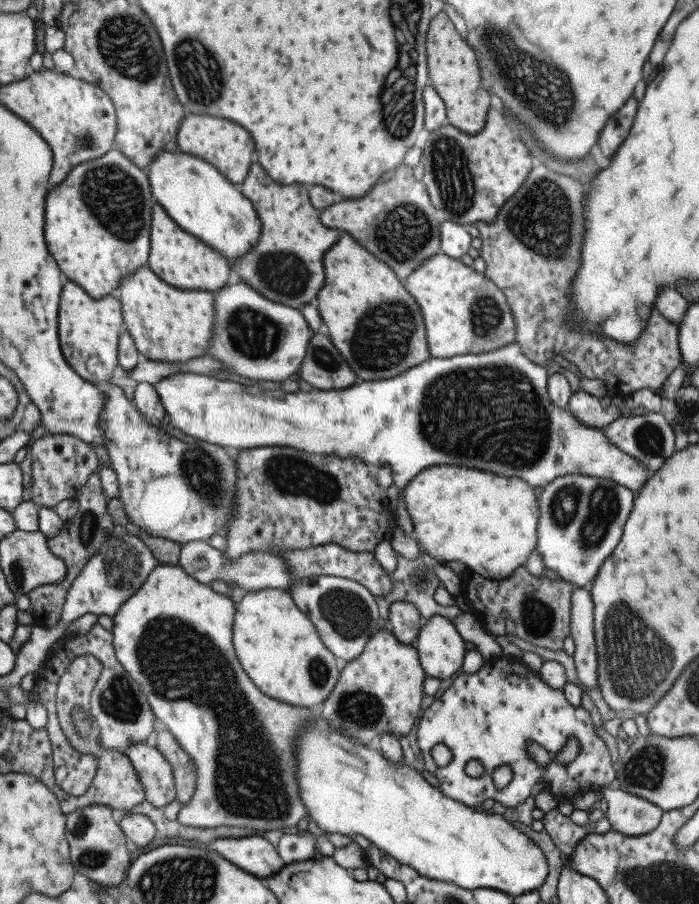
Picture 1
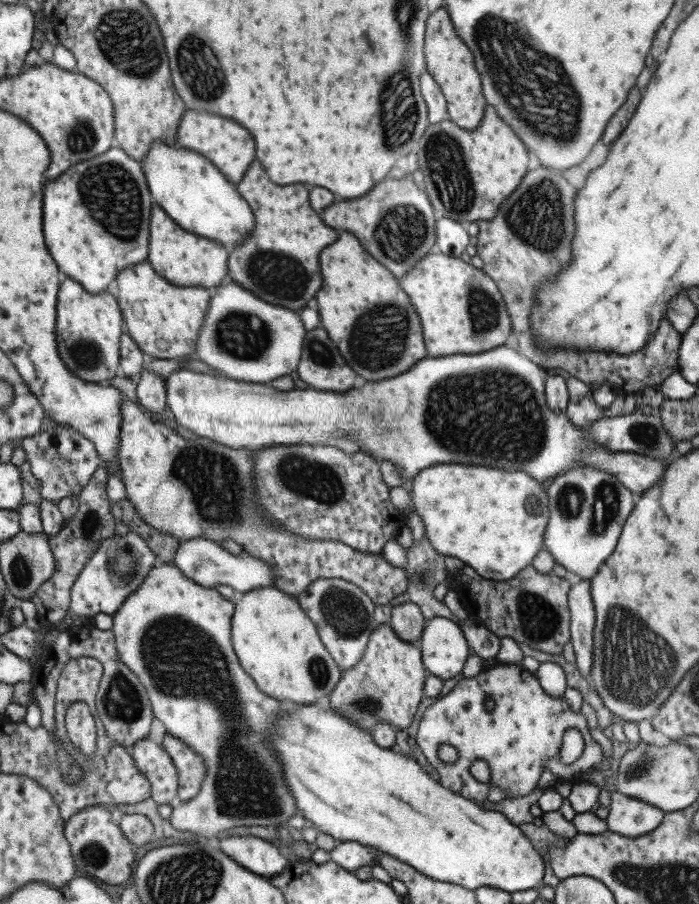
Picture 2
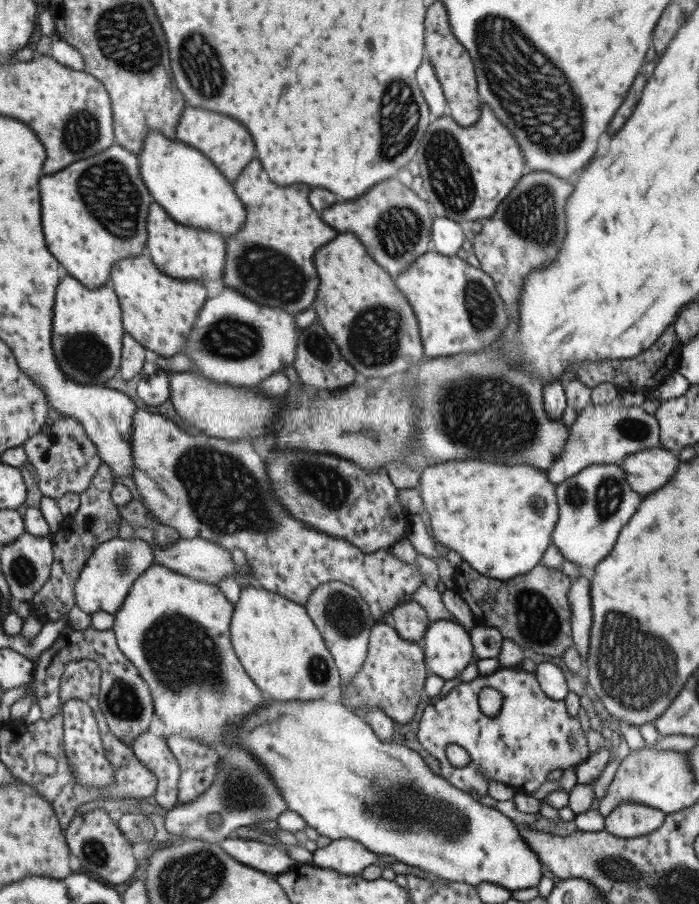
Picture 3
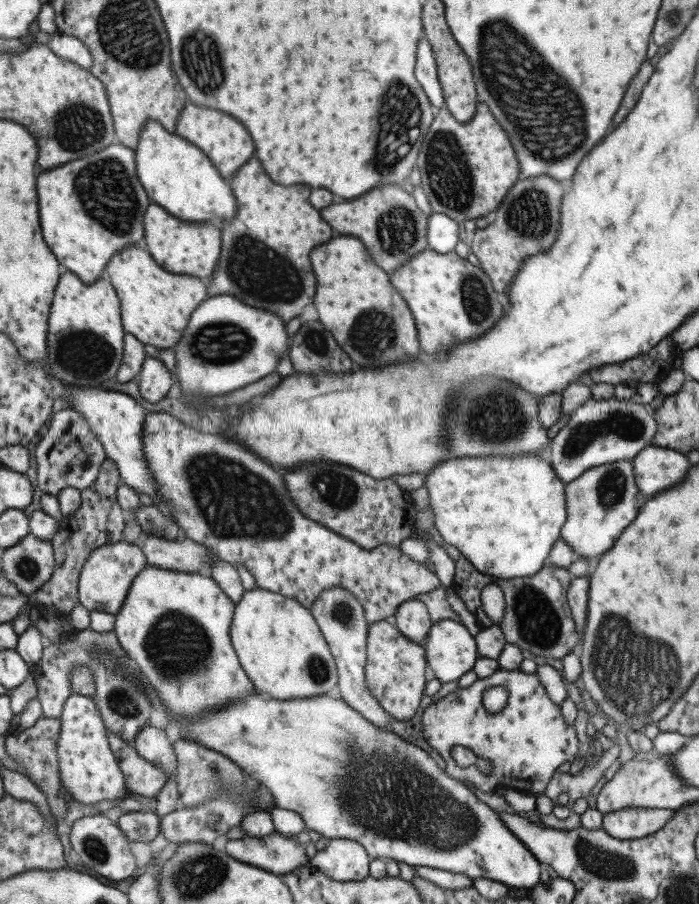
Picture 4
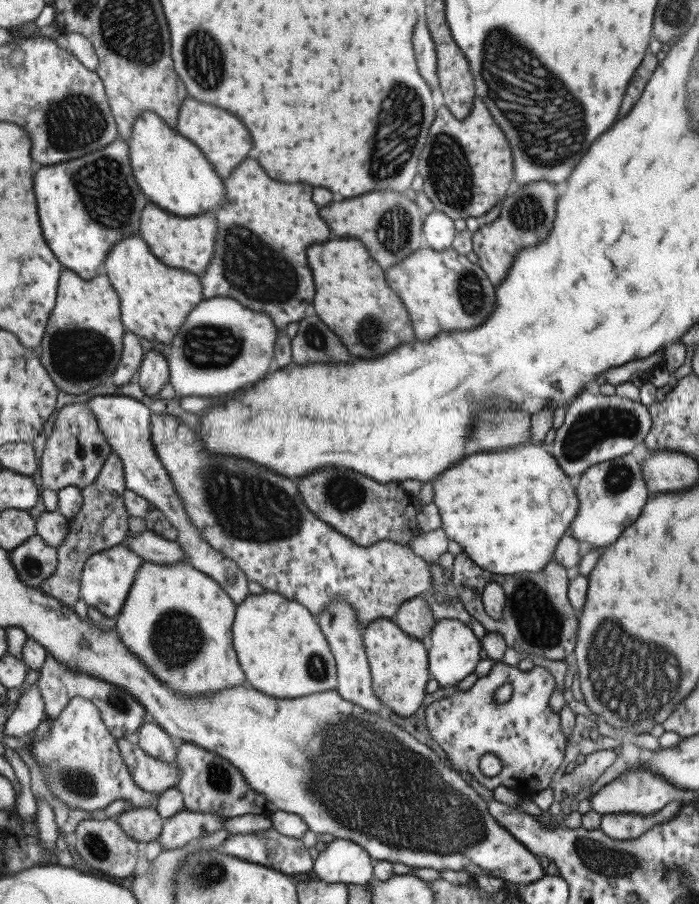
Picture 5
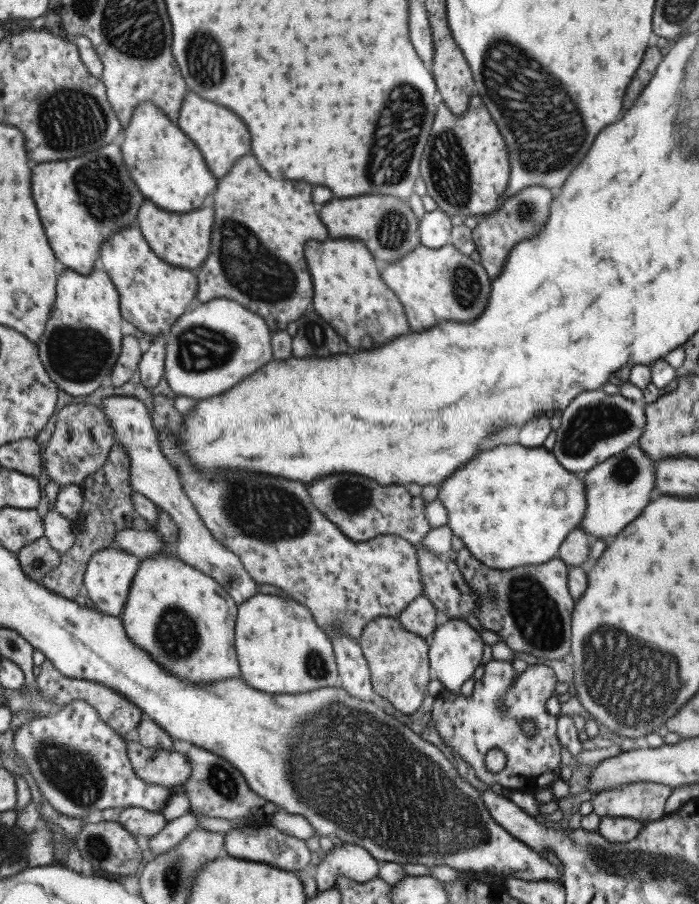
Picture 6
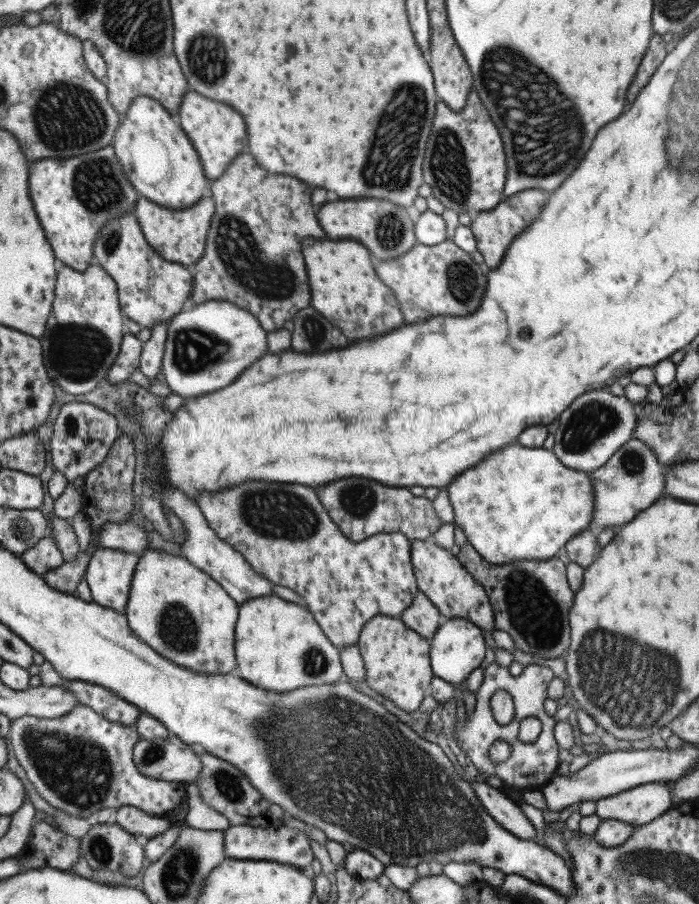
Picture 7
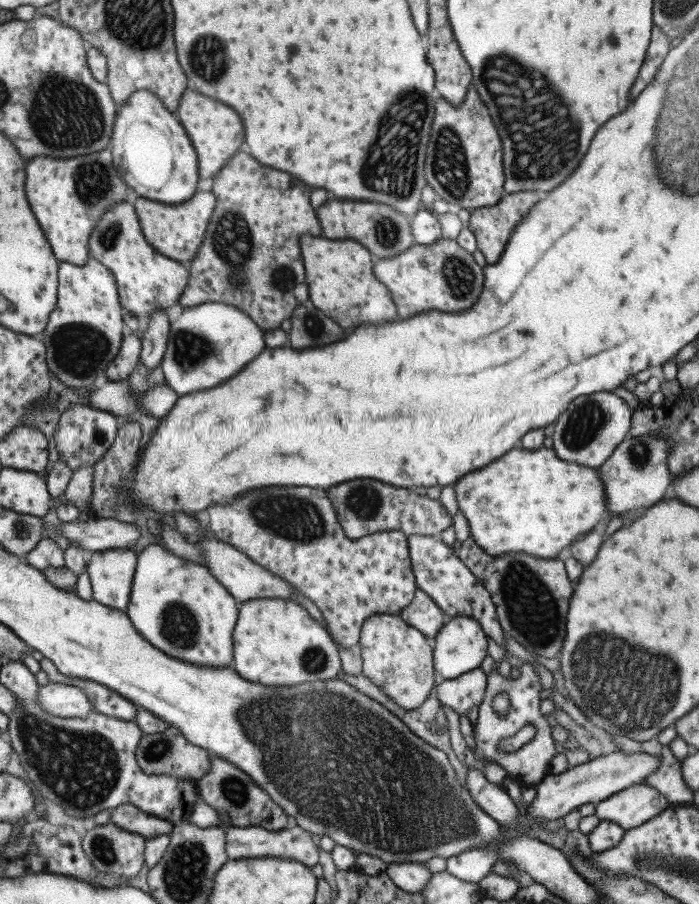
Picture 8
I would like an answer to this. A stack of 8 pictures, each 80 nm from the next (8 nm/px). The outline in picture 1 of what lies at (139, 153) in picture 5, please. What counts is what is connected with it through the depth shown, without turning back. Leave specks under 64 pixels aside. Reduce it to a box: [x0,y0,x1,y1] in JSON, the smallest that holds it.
[148,151,261,263]

